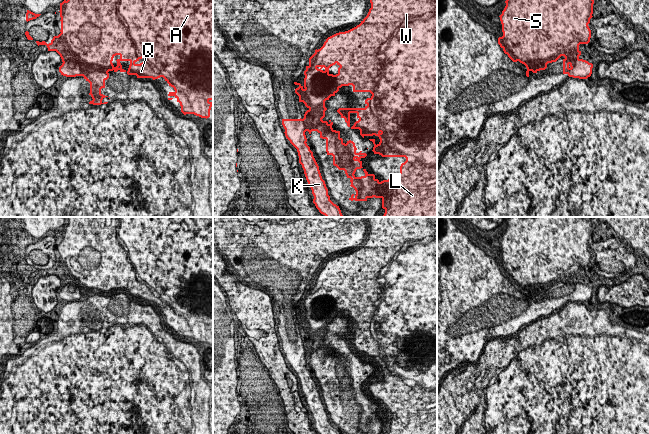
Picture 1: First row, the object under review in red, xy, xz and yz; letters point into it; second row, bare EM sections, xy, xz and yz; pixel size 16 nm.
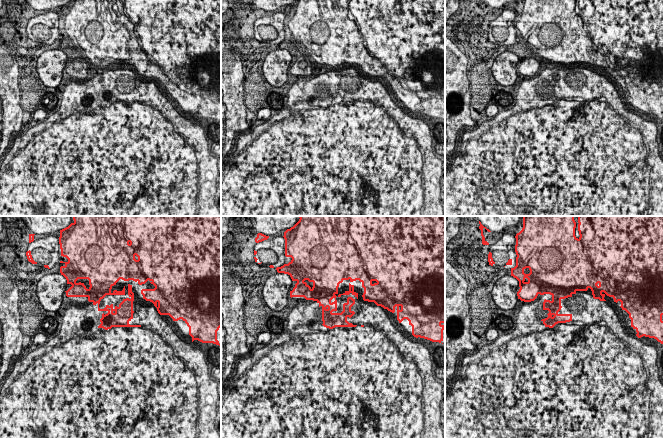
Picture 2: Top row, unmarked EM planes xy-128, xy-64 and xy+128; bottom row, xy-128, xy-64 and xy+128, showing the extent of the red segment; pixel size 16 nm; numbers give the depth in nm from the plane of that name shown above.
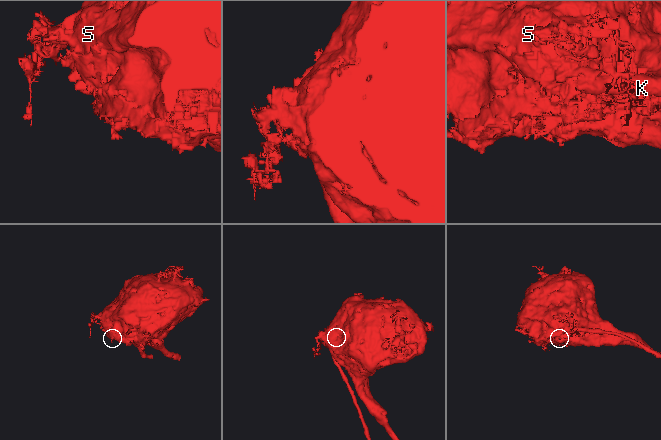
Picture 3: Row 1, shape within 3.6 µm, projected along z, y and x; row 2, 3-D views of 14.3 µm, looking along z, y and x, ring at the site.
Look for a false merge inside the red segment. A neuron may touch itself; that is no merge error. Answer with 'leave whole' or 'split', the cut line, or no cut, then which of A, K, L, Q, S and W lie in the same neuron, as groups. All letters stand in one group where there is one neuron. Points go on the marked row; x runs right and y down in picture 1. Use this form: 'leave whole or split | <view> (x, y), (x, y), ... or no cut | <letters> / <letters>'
split | xy (70, 59), (79, 66), (79, 75) | A L Q S W / K

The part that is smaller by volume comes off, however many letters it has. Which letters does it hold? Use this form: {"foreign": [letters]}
{"foreign": ["K"]}

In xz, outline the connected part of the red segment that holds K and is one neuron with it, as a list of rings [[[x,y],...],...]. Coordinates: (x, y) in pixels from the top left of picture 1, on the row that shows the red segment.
[[[304,126],[294,129],[285,129],[285,136],[297,149],[299,163],[302,165],[308,187],[314,196],[313,203],[319,212],[326,217],[343,217],[339,206],[330,200],[325,181],[322,179],[319,166],[313,156],[313,152],[307,145]]]

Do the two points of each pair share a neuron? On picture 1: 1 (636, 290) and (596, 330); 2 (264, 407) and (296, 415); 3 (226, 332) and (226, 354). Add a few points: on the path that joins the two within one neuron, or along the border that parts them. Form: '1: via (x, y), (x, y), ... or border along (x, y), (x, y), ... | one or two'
1: border along (604, 305), (609, 306) | two
2: border along (279, 389), (286, 418) | two
3: border along (223, 344), (228, 344), (234, 350), (235, 366) | two

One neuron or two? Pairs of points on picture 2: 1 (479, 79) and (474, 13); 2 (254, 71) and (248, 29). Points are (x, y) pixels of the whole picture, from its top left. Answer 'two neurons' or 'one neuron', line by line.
1: one neuron
2: one neuron

